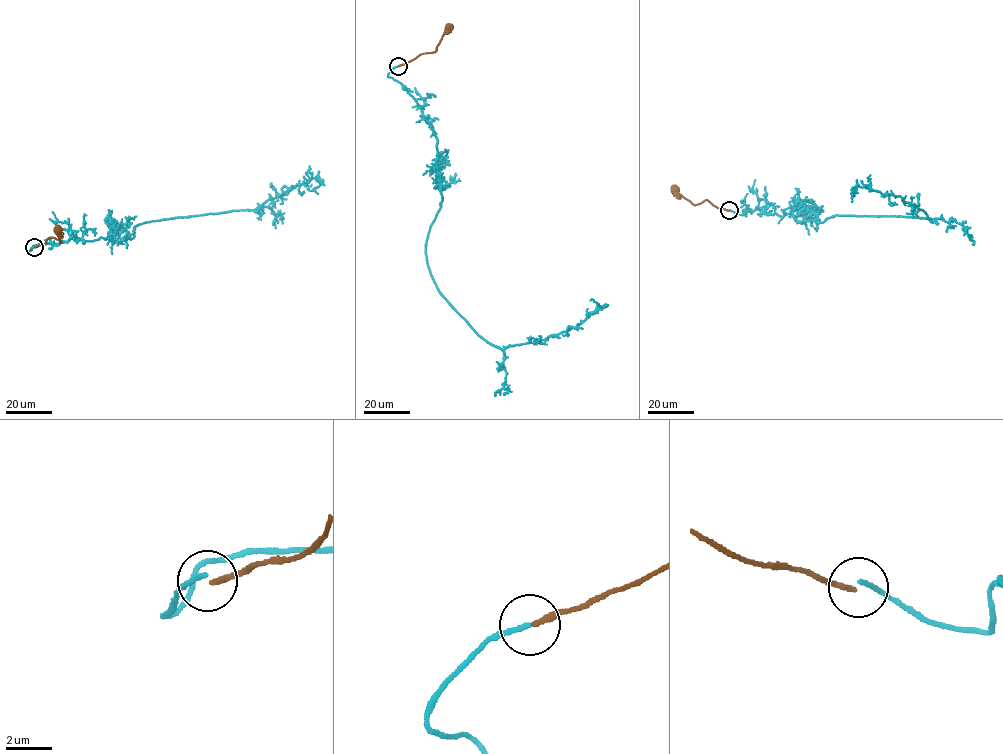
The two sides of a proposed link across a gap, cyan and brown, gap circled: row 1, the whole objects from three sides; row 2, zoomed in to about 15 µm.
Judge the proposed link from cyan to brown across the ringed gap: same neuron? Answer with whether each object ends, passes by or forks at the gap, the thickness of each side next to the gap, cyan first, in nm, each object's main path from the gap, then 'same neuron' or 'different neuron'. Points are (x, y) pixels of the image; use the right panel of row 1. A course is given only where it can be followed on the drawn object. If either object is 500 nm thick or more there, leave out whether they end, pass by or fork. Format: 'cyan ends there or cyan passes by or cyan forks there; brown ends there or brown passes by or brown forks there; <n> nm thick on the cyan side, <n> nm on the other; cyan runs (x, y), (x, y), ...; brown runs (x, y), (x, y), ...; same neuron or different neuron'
cyan ends there; brown ends there; 220 nm thick on the cyan side, 240 nm on the other; cyan runs (729, 210), (791, 213), (799, 222), (823, 222), (835, 215), (936, 221), (900, 196), (857, 186), (854, 196); brown runs (729, 210), (706, 200), (693, 204), (675, 188); different neuron

